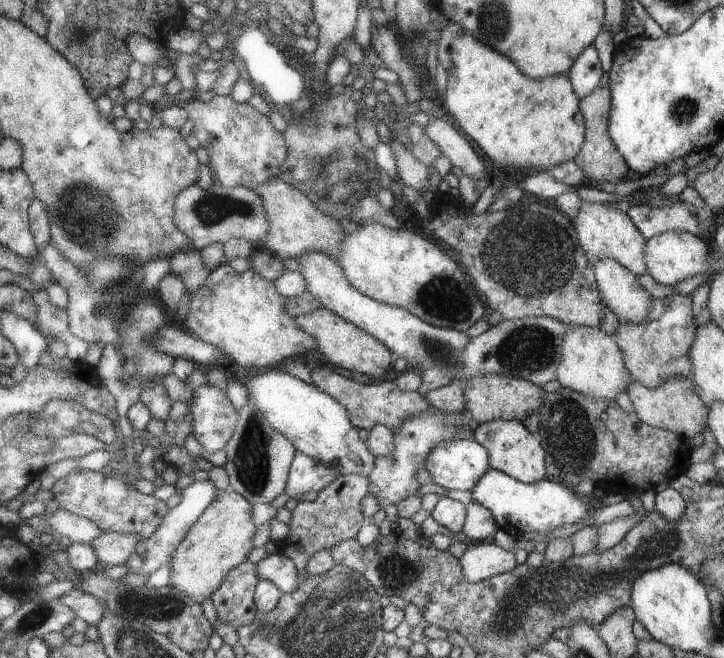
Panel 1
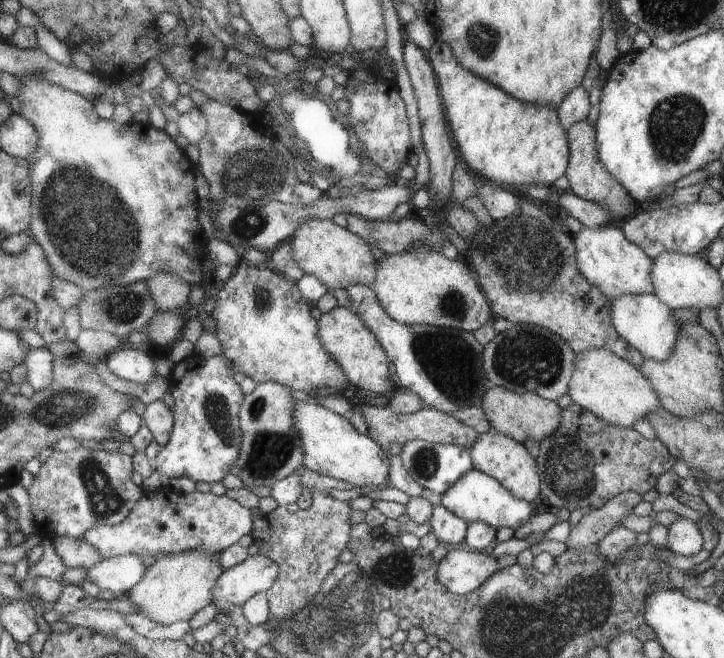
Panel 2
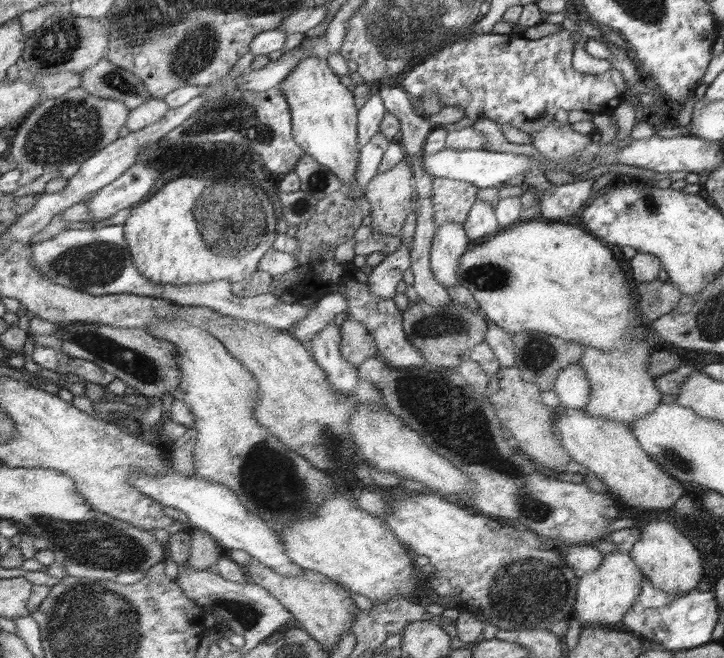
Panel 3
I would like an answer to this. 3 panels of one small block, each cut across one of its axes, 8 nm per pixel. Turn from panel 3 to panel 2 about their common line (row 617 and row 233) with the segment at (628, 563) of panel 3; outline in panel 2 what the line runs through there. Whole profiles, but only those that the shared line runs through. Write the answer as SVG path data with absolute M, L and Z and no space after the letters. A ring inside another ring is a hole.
M616 221L594 227L584 227L577 233L576 261L583 276L607 296L608 300L622 293L655 293L651 280L654 261L644 249L626 236Z

